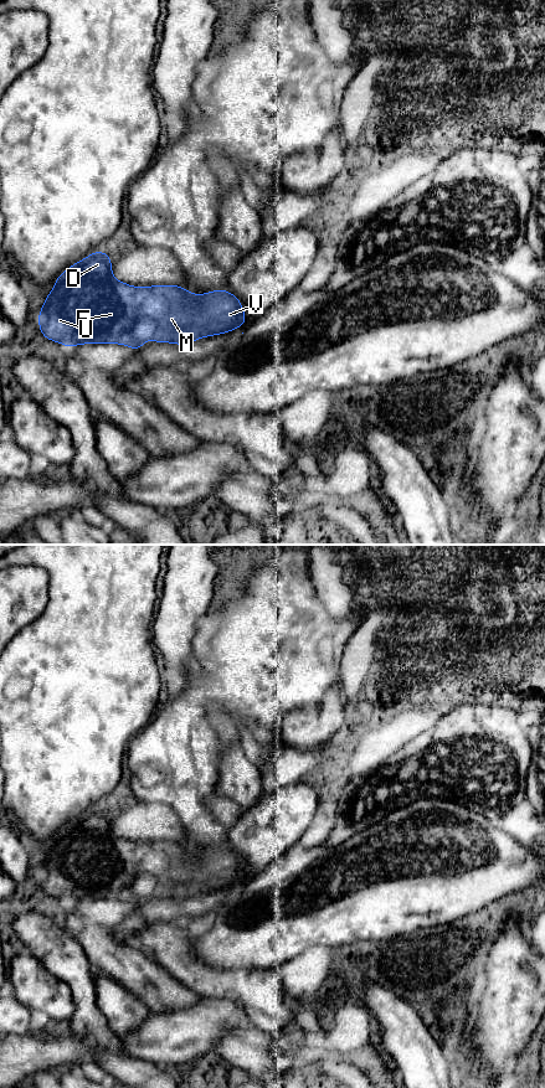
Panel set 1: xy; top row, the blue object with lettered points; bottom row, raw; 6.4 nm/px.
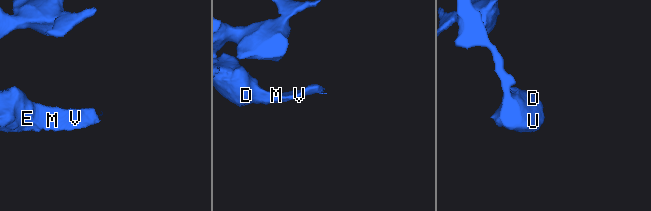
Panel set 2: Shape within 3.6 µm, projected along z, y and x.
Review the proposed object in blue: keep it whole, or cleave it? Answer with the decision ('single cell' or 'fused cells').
single cell

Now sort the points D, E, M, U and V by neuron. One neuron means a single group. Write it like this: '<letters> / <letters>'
D E M U V

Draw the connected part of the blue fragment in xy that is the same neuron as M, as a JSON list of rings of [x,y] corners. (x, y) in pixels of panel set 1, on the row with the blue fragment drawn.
[[[94,252],[72,264],[56,280],[38,314],[42,335],[67,347],[81,344],[122,344],[139,349],[149,339],[156,342],[189,344],[200,337],[225,334],[245,324],[246,315],[240,300],[227,290],[215,290],[196,295],[179,285],[132,287],[117,280],[112,273],[110,257]]]

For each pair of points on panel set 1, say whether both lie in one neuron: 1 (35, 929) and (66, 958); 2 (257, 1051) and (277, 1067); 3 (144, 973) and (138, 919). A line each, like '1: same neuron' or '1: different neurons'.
1: same neuron
2: same neuron
3: different neurons

